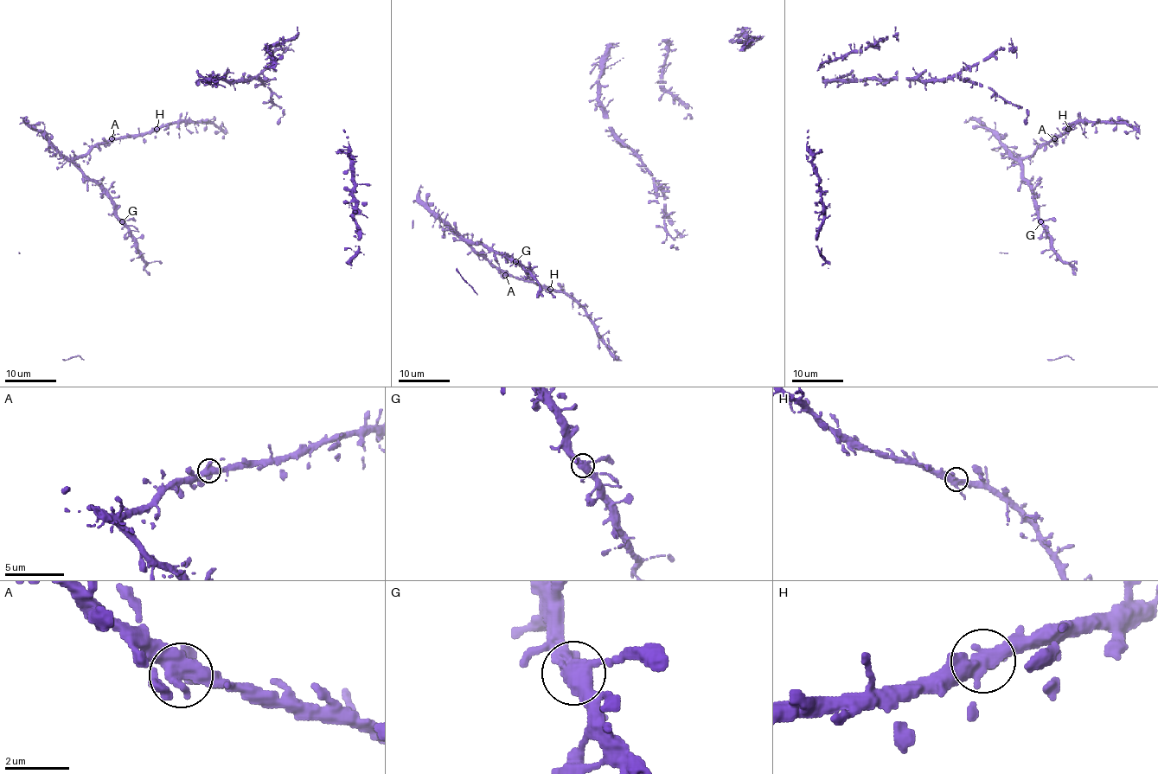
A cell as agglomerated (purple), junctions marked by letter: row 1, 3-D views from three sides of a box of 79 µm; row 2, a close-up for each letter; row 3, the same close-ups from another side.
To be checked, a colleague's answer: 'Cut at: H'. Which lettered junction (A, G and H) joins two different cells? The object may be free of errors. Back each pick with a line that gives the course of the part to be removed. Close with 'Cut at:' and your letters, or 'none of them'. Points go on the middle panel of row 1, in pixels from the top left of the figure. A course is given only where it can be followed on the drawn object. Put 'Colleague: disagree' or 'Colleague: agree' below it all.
Cut at: none of them
Colleague: disagree

